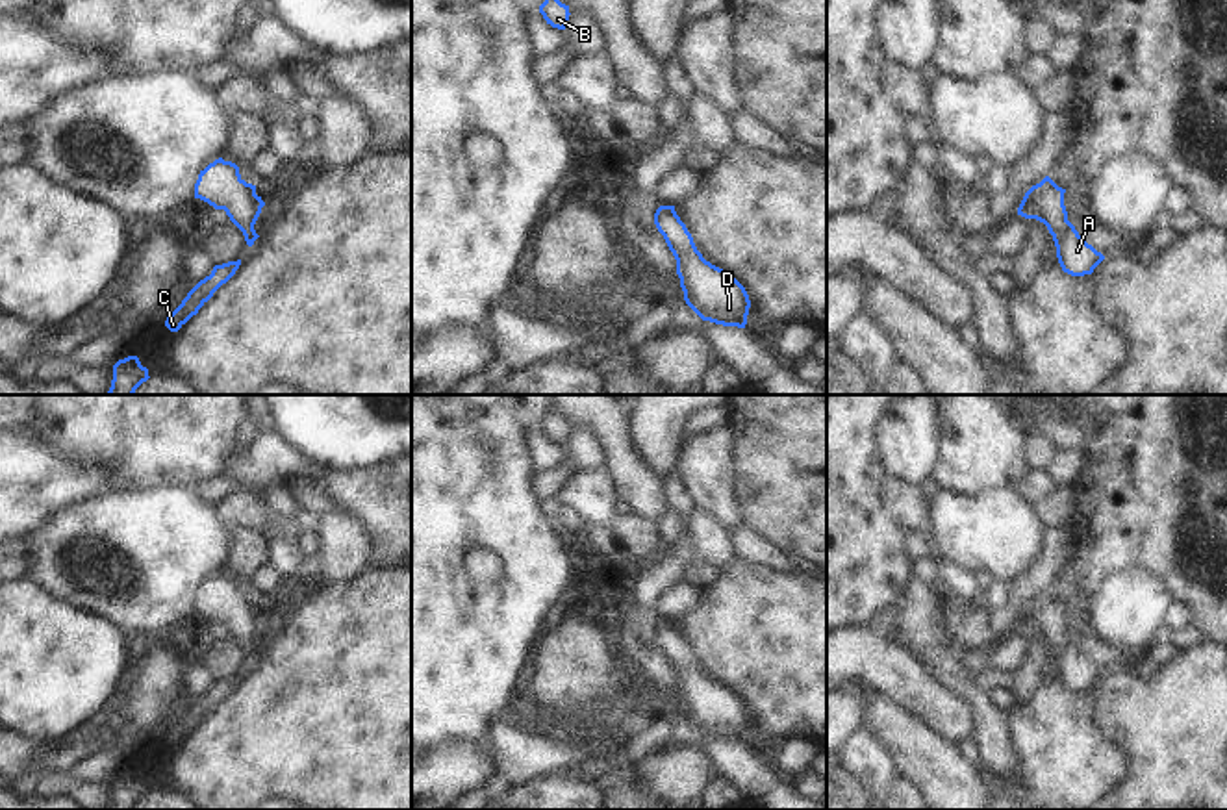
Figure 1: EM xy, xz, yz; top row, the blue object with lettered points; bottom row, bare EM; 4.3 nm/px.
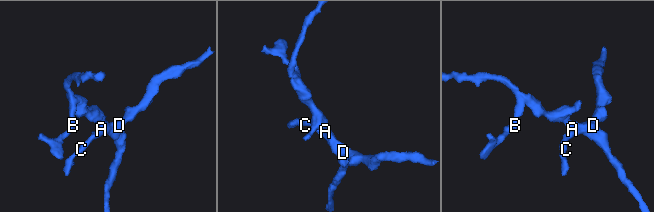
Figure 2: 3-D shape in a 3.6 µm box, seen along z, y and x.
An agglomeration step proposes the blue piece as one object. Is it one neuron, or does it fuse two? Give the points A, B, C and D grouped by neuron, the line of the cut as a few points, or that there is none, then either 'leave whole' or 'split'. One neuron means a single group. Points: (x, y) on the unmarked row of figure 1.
A B C D; no cut; leave whole

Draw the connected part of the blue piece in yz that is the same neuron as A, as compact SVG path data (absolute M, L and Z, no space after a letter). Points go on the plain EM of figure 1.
M1045 591L1025 608L1018 630L1036 634L1047 641L1064 688L1071 691L1092 690L1105 671L1088 660L1068 636L1064 608L1066 604Z

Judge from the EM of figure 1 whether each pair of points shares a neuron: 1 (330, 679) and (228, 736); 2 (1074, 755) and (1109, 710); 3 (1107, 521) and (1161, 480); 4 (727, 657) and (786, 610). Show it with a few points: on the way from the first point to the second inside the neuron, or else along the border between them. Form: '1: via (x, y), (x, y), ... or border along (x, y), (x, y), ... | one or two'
1: via (304, 705), (273, 736), (254, 736) | one
2: border along (1090, 690), (1098, 727), (1125, 757) | two
3: via (1120, 521), (1148, 493) | one
4: via (742, 642), (751, 632), (764, 632), (771, 625) | one

